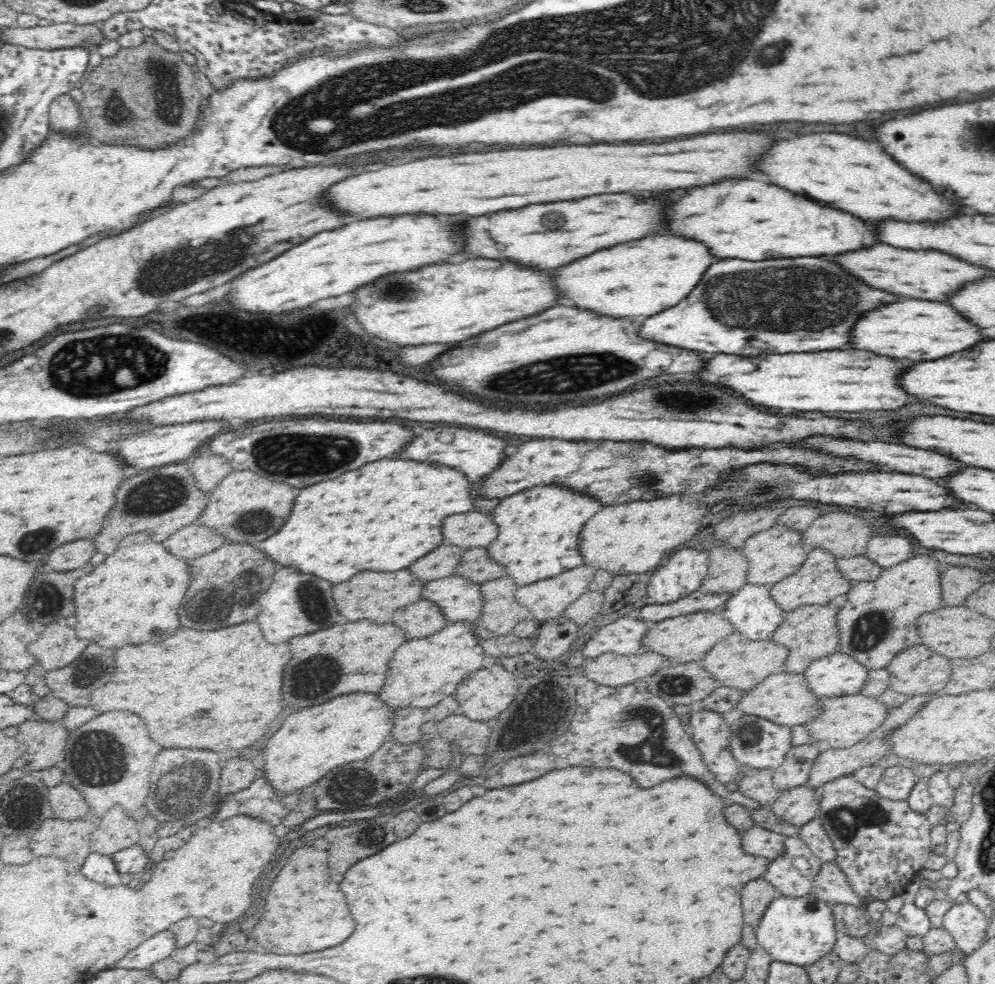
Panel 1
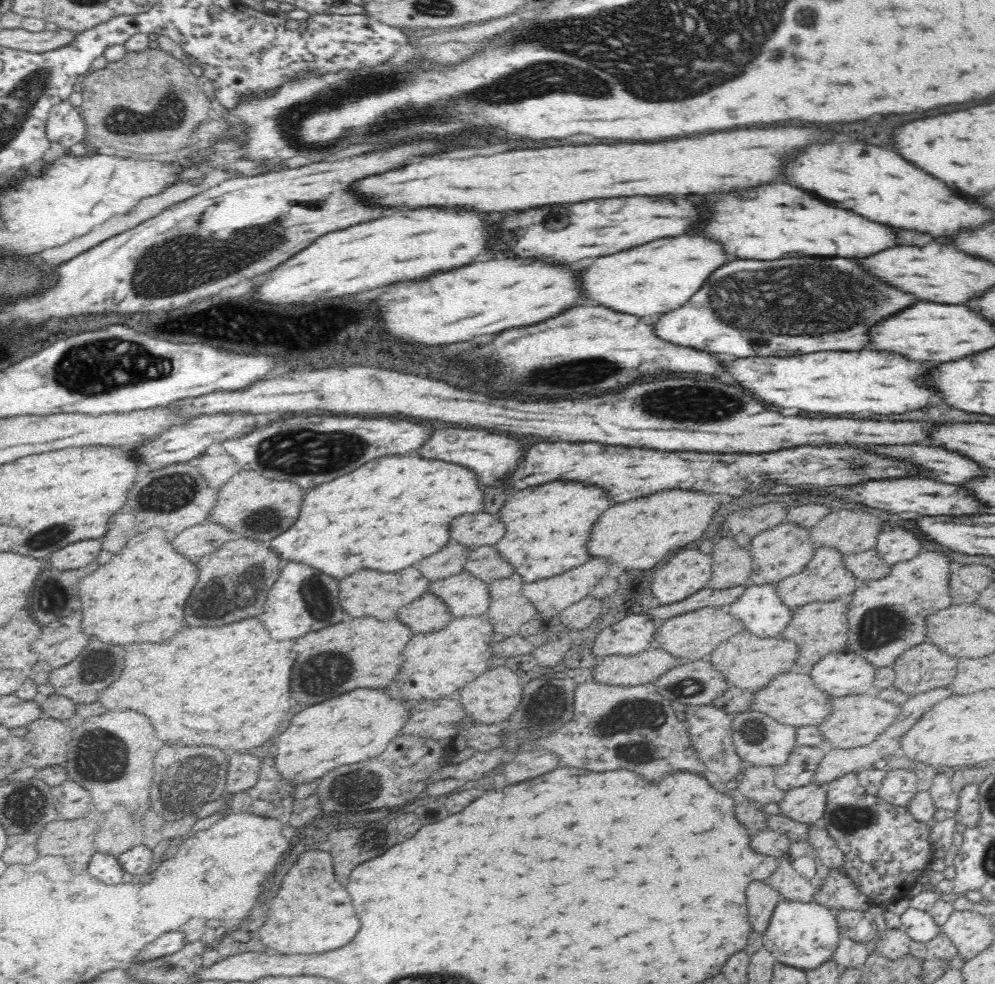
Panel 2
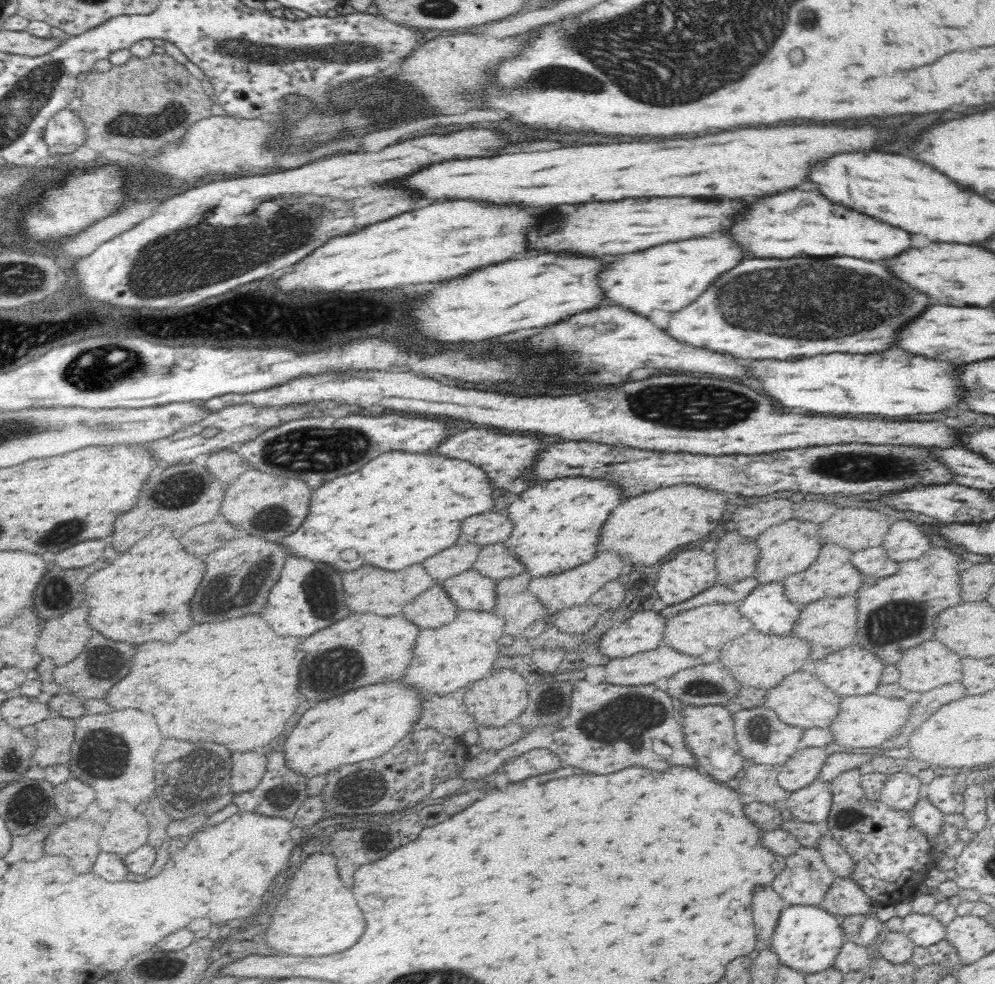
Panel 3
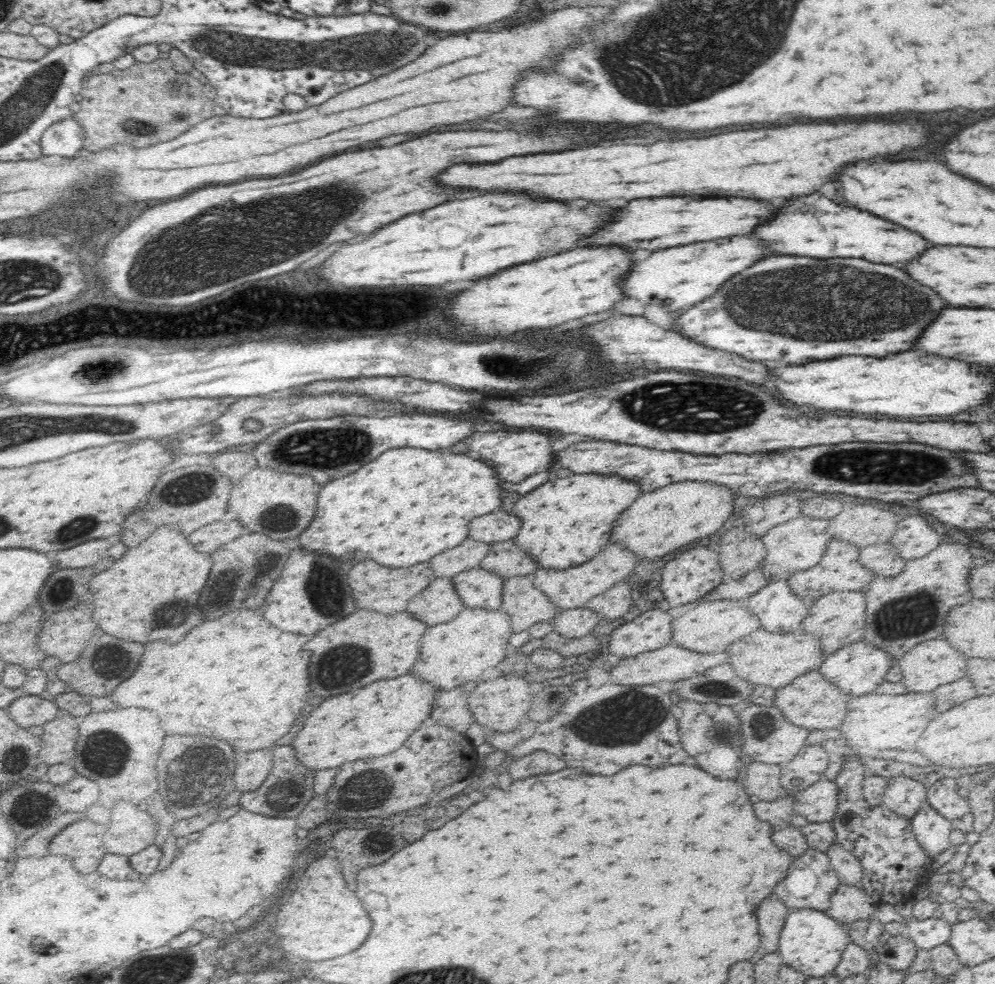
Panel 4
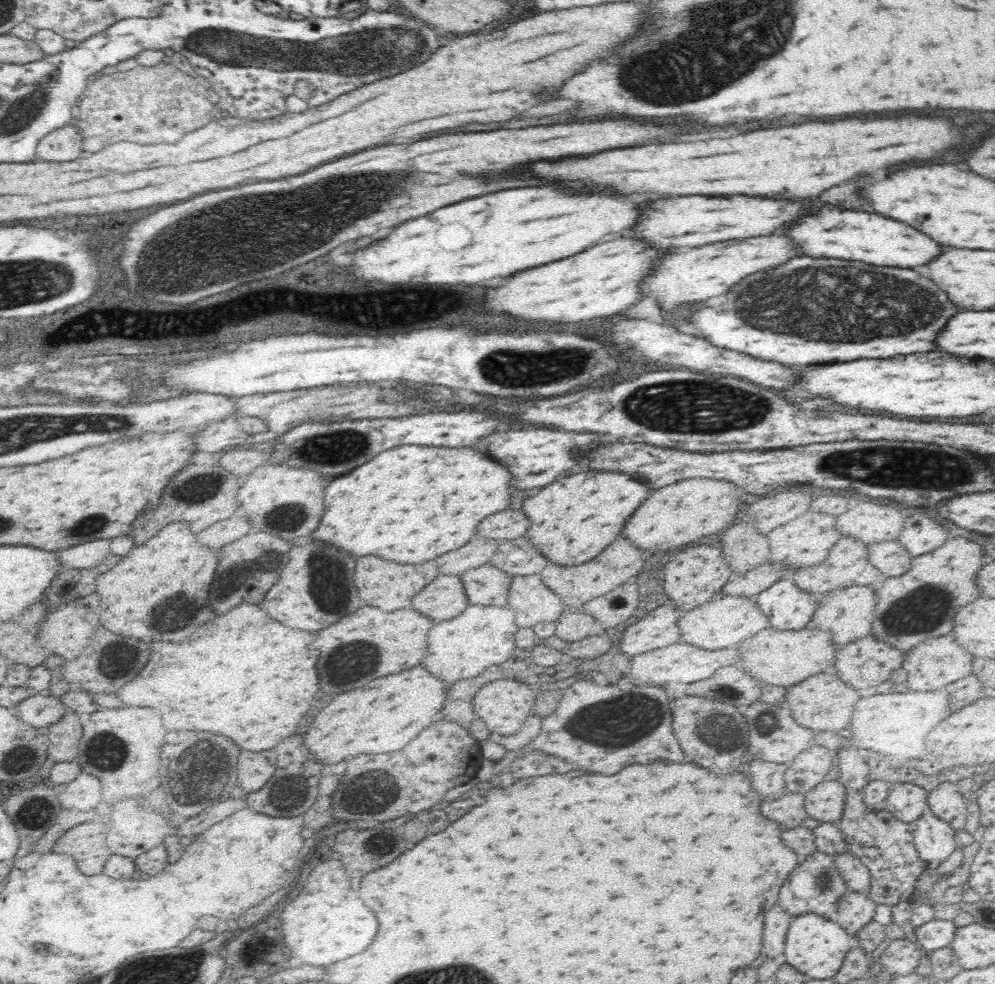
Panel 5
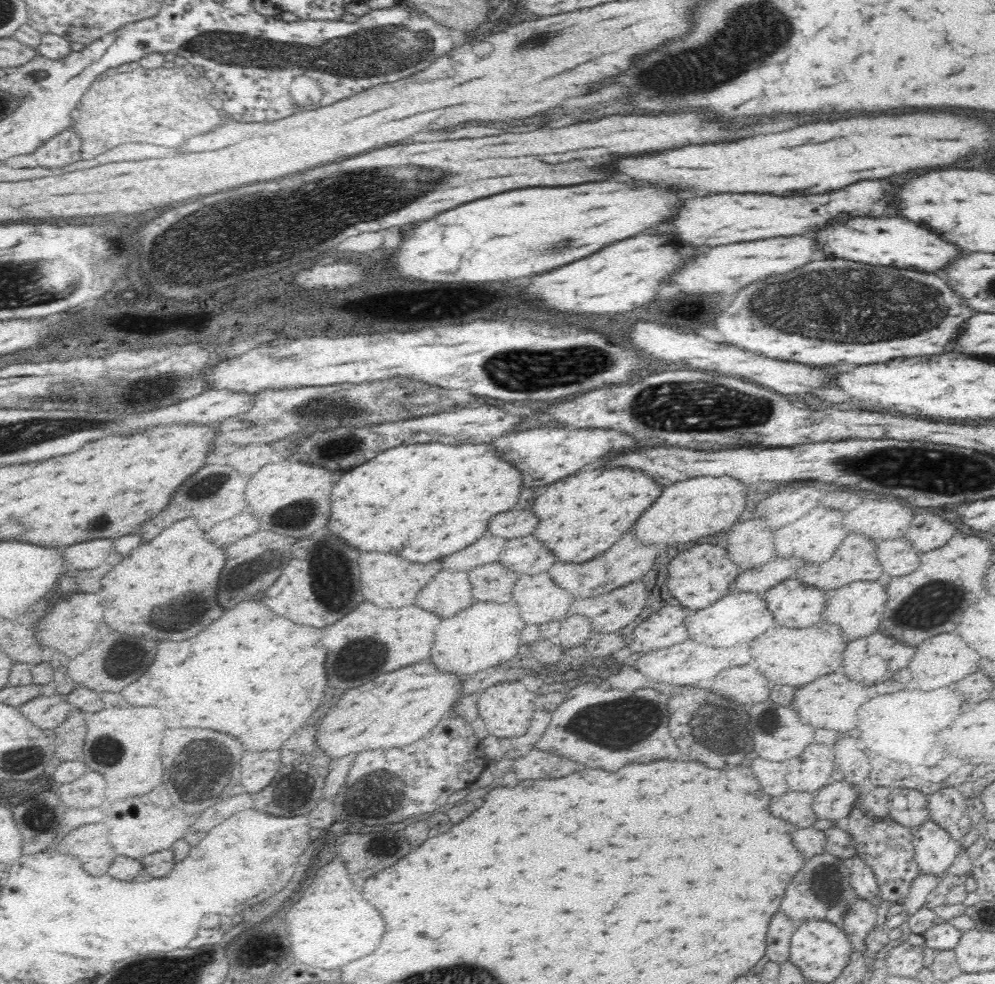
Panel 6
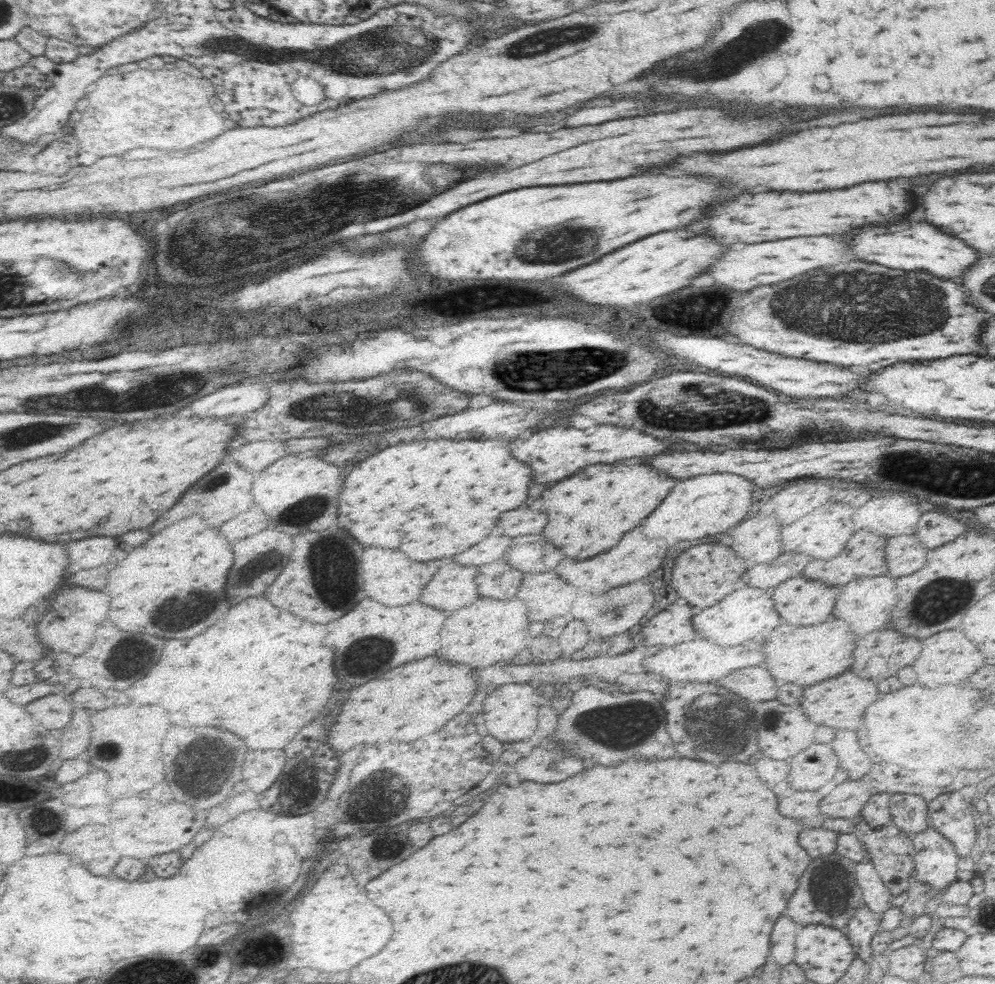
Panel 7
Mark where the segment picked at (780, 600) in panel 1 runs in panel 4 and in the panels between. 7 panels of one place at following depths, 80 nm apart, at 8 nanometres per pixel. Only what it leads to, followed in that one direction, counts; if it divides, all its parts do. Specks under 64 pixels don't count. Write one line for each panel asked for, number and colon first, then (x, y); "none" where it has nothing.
2: (824, 578)
3: (833, 574)
4: (839, 570)

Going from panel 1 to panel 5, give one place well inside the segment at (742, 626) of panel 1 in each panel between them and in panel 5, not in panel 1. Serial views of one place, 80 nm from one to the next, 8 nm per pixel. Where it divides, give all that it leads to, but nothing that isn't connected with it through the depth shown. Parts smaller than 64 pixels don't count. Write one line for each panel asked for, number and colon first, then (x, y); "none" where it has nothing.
2: (760, 607)
3: (772, 613)
4: (780, 610)
5: (789, 607)

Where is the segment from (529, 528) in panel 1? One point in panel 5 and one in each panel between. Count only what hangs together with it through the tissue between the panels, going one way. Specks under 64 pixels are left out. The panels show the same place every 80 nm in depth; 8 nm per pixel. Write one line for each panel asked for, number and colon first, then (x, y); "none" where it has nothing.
2: (548, 527)
3: (556, 524)
4: (567, 522)
5: (575, 518)

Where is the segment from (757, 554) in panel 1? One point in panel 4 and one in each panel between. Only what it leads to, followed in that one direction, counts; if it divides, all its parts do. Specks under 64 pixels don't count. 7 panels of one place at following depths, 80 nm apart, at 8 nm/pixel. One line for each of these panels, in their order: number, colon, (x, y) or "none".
2: (783, 550)
3: (793, 546)
4: (797, 546)

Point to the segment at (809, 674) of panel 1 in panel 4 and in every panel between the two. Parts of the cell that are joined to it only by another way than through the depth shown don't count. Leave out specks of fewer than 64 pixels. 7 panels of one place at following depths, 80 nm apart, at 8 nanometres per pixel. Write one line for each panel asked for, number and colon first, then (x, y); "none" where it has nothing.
2: (843, 673)
3: (850, 671)
4: (857, 668)

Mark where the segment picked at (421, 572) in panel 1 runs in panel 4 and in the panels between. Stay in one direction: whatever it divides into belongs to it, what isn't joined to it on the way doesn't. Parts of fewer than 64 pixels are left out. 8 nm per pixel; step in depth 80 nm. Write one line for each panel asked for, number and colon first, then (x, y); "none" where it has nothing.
2: (449, 561)
3: (458, 558)
4: (471, 553)

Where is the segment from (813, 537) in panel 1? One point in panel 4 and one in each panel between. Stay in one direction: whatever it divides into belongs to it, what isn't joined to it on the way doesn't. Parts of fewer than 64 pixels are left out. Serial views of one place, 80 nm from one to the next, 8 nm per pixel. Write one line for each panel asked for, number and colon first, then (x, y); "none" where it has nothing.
2: (849, 532)
3: (855, 528)
4: (862, 525)

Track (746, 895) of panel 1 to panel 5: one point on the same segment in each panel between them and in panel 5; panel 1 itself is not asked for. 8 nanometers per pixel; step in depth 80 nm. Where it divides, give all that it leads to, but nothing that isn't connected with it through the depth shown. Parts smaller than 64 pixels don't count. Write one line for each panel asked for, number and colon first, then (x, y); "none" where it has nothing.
2: (762, 899)
3: (767, 906)
4: (771, 915)
5: (777, 922)

